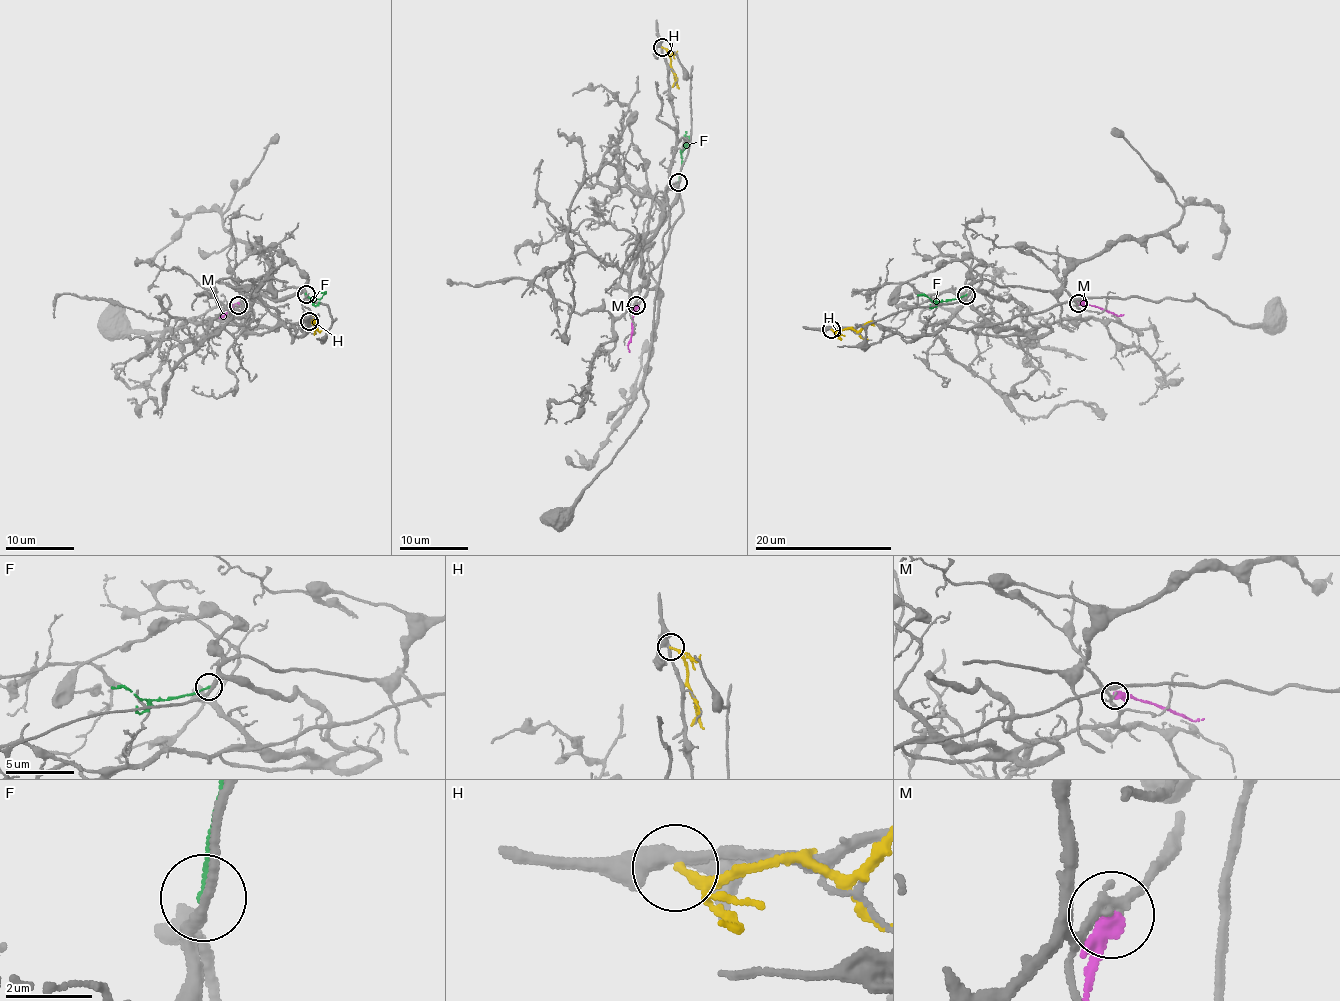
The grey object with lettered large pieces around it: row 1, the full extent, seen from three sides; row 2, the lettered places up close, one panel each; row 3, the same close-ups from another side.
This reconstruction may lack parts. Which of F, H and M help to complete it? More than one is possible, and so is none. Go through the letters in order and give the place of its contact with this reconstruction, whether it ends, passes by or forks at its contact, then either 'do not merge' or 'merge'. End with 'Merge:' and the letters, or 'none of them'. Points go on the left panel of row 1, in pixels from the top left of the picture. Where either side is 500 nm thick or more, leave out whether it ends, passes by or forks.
F: (306, 294) | it ends | do not merge
H: (309, 321) | it passes by | do not merge
M: (238, 305) | it passes by | do not merge
Merge: none of them

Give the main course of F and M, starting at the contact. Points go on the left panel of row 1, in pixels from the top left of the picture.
F: (305, 294), (313, 299), (324, 295), (322, 291), (324, 293)
M: (239, 304), (219, 317)

